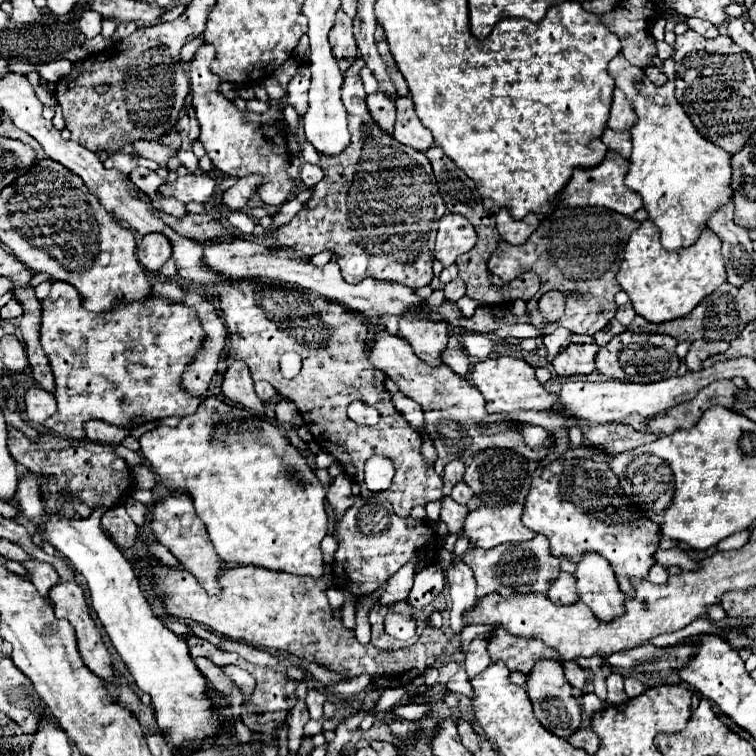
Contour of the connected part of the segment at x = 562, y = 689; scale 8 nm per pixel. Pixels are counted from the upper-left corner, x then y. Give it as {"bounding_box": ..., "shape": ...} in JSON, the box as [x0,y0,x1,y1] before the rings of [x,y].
{"bounding_box":[526,661,582,739],"shape":[[[538,661],[532,669],[532,673],[528,675],[528,683],[526,683],[526,693],[530,695],[530,701],[534,705],[534,715],[536,719],[554,735],[568,739],[572,733],[578,731],[580,721],[582,721],[582,709],[578,707],[576,697],[572,695],[572,687],[564,677],[564,669],[560,661]]]}

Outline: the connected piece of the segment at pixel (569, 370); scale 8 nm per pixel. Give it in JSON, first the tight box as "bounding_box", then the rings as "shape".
{"bounding_box":[552,343,598,377],"shape":[[[588,343],[588,345],[568,345],[564,347],[562,353],[556,355],[556,359],[552,361],[556,373],[560,377],[570,377],[570,375],[590,375],[596,371],[594,367],[594,357],[598,353],[598,345],[596,343]]]}

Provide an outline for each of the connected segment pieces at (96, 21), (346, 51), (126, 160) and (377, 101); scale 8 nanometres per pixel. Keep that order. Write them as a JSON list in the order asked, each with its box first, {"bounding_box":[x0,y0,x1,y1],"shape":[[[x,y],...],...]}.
[{"bounding_box":[78,11,102,39],"shape":[[[84,11],[78,23],[80,23],[80,31],[82,31],[88,39],[92,39],[92,37],[96,37],[96,35],[100,33],[100,29],[102,29],[102,15],[96,13],[96,11]]]},{"bounding_box":[330,9,358,71],"shape":[[[338,9],[334,27],[330,31],[330,45],[334,57],[338,59],[340,71],[346,71],[356,61],[358,47],[352,37],[352,19],[342,9]]]},{"bounding_box":[104,153,138,173],"shape":[[[114,153],[114,155],[108,155],[108,159],[104,161],[104,167],[118,169],[122,173],[132,173],[138,167],[138,157],[126,155],[126,153]]]},{"bounding_box":[366,93,396,135],"shape":[[[372,93],[366,97],[366,103],[368,103],[368,111],[372,115],[372,119],[378,123],[378,127],[392,135],[392,127],[396,123],[396,107],[394,107],[394,101],[388,99],[384,93]]]}]

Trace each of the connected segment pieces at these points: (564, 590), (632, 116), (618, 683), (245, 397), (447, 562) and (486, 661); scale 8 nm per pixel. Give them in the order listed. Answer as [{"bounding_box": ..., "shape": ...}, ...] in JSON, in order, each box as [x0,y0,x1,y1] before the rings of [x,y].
[{"bounding_box":[548,573,580,605],"shape":[[[560,573],[560,577],[552,583],[550,591],[548,591],[548,597],[556,603],[562,603],[562,605],[572,605],[576,603],[580,597],[576,595],[576,579],[574,575],[570,573]]]},{"bounding_box":[608,87,636,131],"shape":[[[616,87],[608,127],[614,131],[628,131],[634,125],[636,125],[636,111],[632,111],[632,103],[628,103],[624,93]]]},{"bounding_box":[606,673,628,705],"shape":[[[620,673],[608,675],[606,683],[608,683],[608,701],[612,705],[620,705],[628,701],[628,695],[624,693],[624,677]]]},{"bounding_box":[222,361,264,415],"shape":[[[234,361],[232,367],[224,373],[224,381],[222,381],[222,395],[246,409],[252,409],[258,415],[264,415],[264,403],[258,399],[258,395],[254,393],[254,381],[248,373],[248,367],[244,365],[244,361]]]},{"bounding_box":[436,549,476,635],"shape":[[[446,549],[438,551],[436,563],[442,569],[448,569],[448,583],[450,583],[450,599],[452,599],[452,609],[450,609],[450,629],[454,635],[460,635],[462,629],[466,627],[464,623],[464,613],[476,607],[476,581],[472,575],[472,569],[454,559]]]},{"bounding_box":[464,637,492,679],"shape":[[[476,637],[470,645],[470,651],[466,653],[466,661],[464,661],[464,669],[468,673],[468,679],[474,679],[476,675],[480,675],[492,661],[488,657],[488,651],[486,651],[486,637]]]}]

